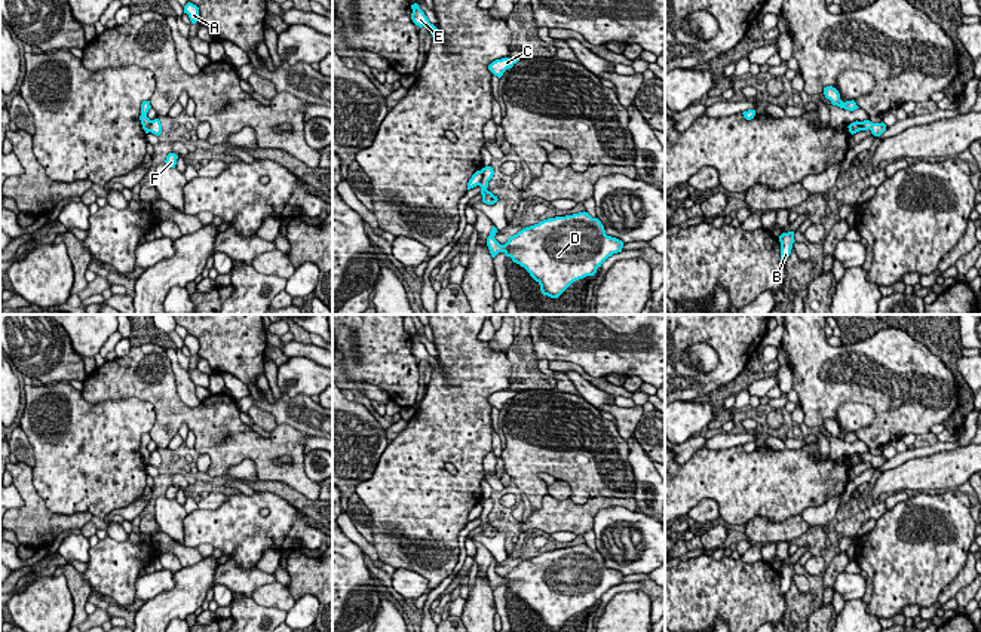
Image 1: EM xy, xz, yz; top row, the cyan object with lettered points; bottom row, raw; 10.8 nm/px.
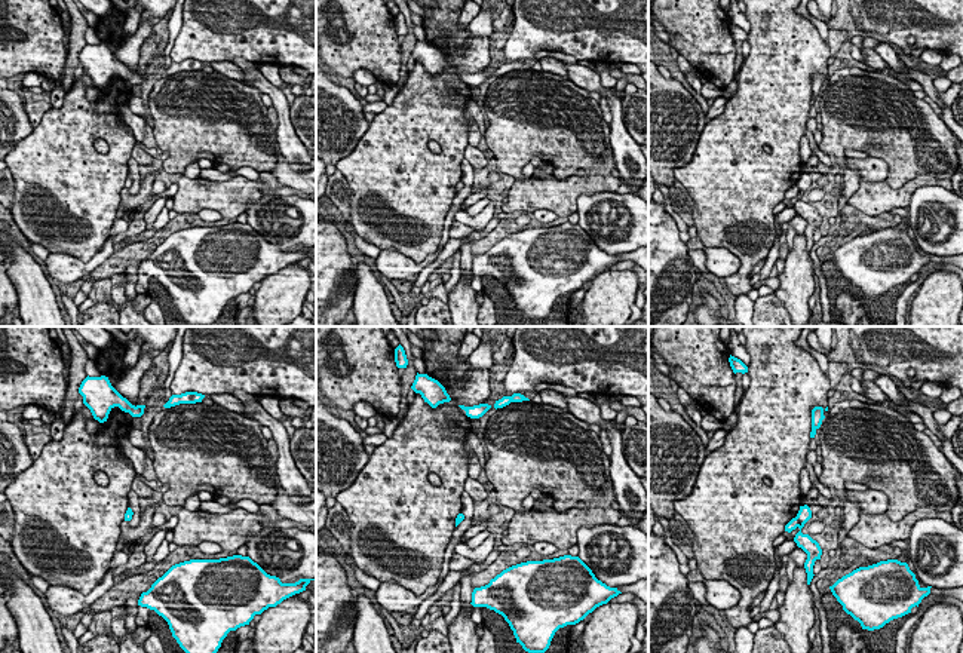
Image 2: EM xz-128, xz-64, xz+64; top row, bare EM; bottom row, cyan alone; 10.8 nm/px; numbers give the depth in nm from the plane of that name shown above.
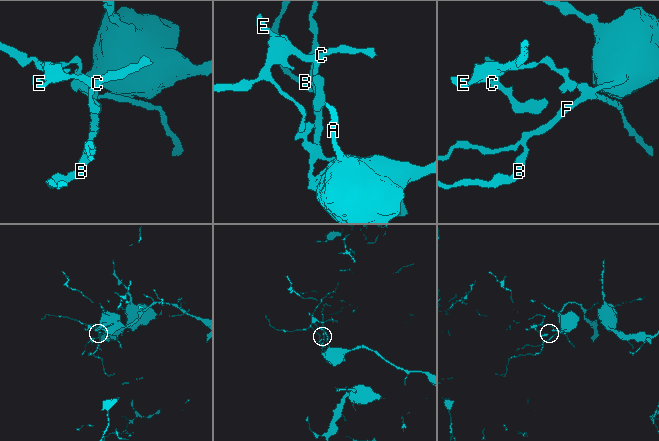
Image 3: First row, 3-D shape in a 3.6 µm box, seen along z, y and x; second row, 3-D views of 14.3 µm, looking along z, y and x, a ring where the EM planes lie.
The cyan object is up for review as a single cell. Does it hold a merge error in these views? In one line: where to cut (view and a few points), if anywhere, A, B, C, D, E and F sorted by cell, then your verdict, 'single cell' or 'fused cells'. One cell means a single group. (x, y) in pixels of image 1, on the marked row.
cut xz (481, 171), (481, 181), (478, 184); groups A B D F / C E; fused cells

